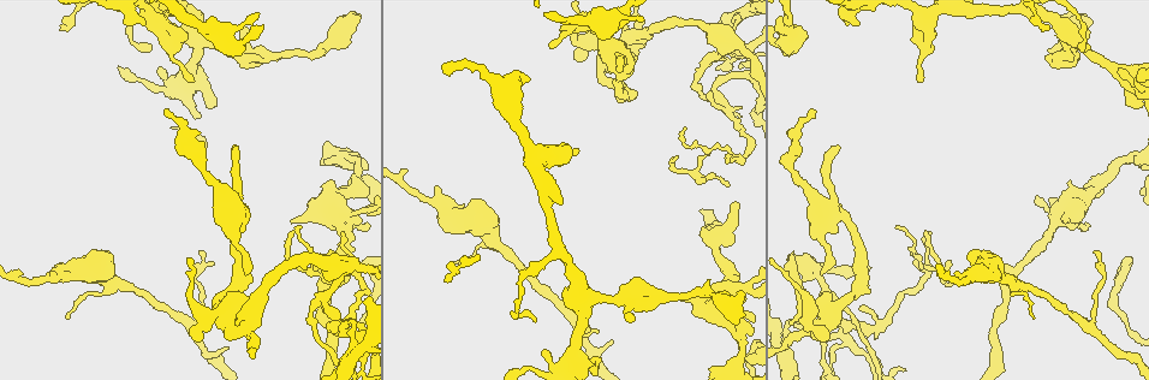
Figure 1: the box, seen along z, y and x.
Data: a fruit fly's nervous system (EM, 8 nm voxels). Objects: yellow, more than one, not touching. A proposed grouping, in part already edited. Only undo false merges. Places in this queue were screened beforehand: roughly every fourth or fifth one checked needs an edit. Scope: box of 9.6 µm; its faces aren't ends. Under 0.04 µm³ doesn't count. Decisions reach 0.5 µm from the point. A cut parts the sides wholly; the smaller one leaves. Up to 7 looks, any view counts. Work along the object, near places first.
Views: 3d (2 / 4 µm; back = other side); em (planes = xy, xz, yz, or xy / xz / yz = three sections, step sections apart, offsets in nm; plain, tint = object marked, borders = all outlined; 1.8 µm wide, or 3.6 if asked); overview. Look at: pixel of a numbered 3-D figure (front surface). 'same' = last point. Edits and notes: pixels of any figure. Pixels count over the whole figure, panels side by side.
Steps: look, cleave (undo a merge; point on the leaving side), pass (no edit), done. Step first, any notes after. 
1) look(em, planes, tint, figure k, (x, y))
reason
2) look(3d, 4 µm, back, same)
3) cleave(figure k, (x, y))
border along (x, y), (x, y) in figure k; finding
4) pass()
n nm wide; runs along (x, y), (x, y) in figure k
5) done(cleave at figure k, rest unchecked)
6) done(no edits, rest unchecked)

look(3d, 2 µm, figure 1, (583, 305))
sudden change in width

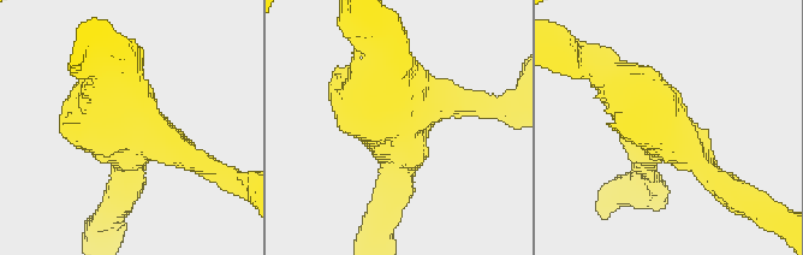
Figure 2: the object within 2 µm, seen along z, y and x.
look(em, planes, tint, figure 2, (129, 140))
3 arms; arms of 160, 220, 260 nm; now the EM

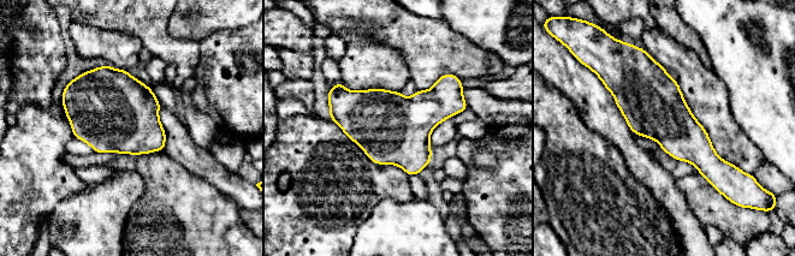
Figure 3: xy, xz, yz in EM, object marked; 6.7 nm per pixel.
pass()
one neuron here

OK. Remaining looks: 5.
look(em, 3.6 µm, planes, tint, figure 1, (345, 215))
calibre changes

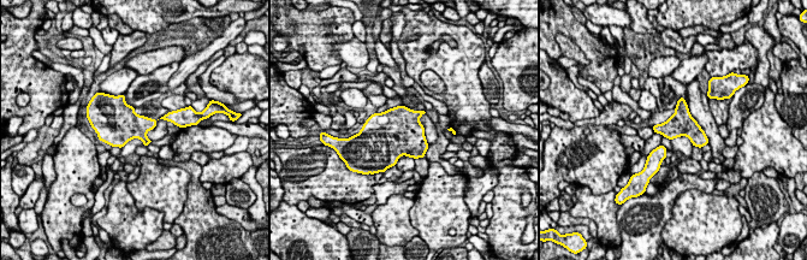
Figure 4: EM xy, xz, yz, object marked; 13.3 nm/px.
pass()
340 nm wide; one neuron here

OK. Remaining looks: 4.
look(em, xz, step 16, plain, figure 1, (829, 212))
branch point

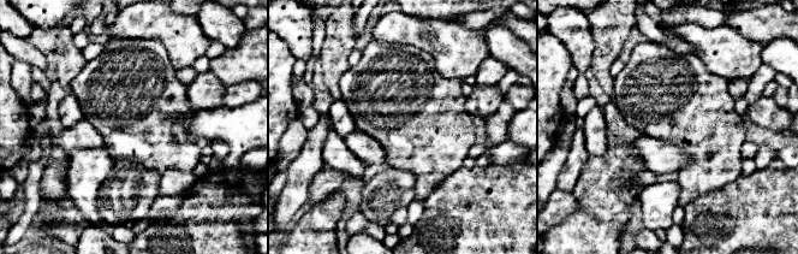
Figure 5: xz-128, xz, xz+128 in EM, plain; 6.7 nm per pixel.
look(em, xz, step 16, tint, same)

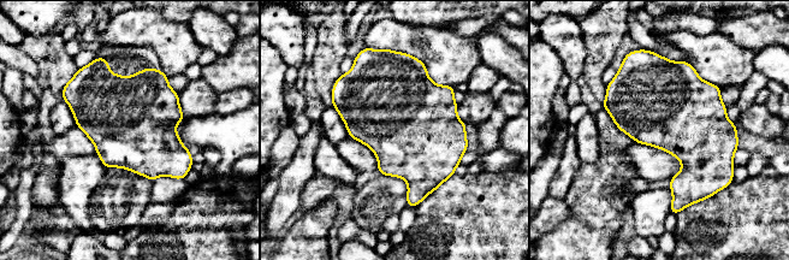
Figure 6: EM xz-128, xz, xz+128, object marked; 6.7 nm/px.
pass()
continuous, no second neuron

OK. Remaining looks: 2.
done(no edits, rest unchecked)

